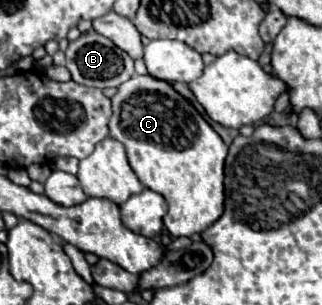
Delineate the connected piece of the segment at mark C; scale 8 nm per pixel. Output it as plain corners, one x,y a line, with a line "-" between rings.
134,75
130,81
120,85
118,93
112,97
112,111
110,137
124,143
128,161
144,187
160,193
166,199
168,213
164,217
164,227
170,231
170,235
190,237
216,223
224,213
224,159
228,155
228,147
204,121
204,117
182,95
178,95
170,83
150,75

